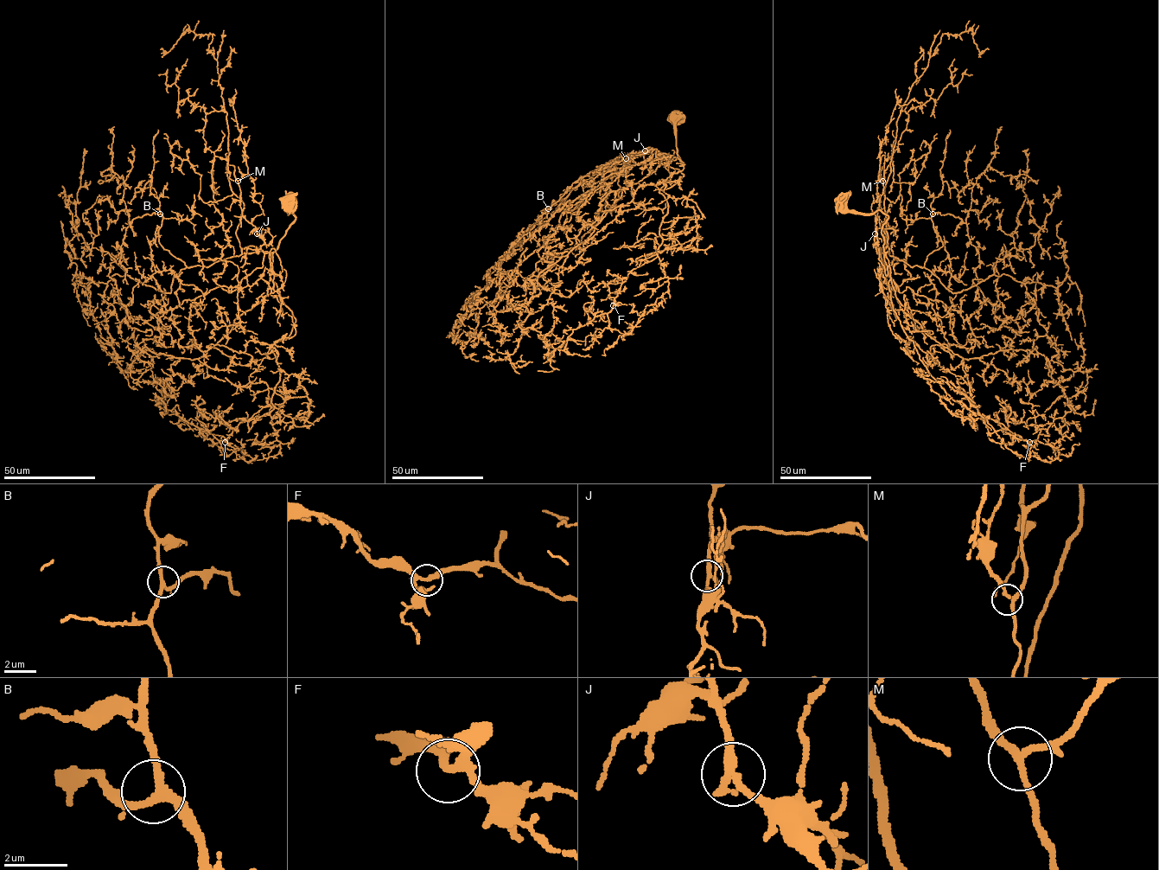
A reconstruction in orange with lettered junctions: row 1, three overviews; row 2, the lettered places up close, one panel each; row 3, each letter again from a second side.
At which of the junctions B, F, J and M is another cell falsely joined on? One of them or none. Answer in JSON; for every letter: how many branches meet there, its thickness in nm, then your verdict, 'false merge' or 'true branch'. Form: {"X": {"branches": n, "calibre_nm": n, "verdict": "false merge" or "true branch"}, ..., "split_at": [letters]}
{"B": {"branches": 3, "calibre_nm": 240, "verdict": "true branch"}, "F": {"branches": 3, "calibre_nm": 220, "verdict": "true branch"}, "J": {"branches": 3, "calibre_nm": 220, "verdict": "true branch"}, "M": {"branches": 3, "calibre_nm": 200, "verdict": "true branch"}, "split_at": []}

